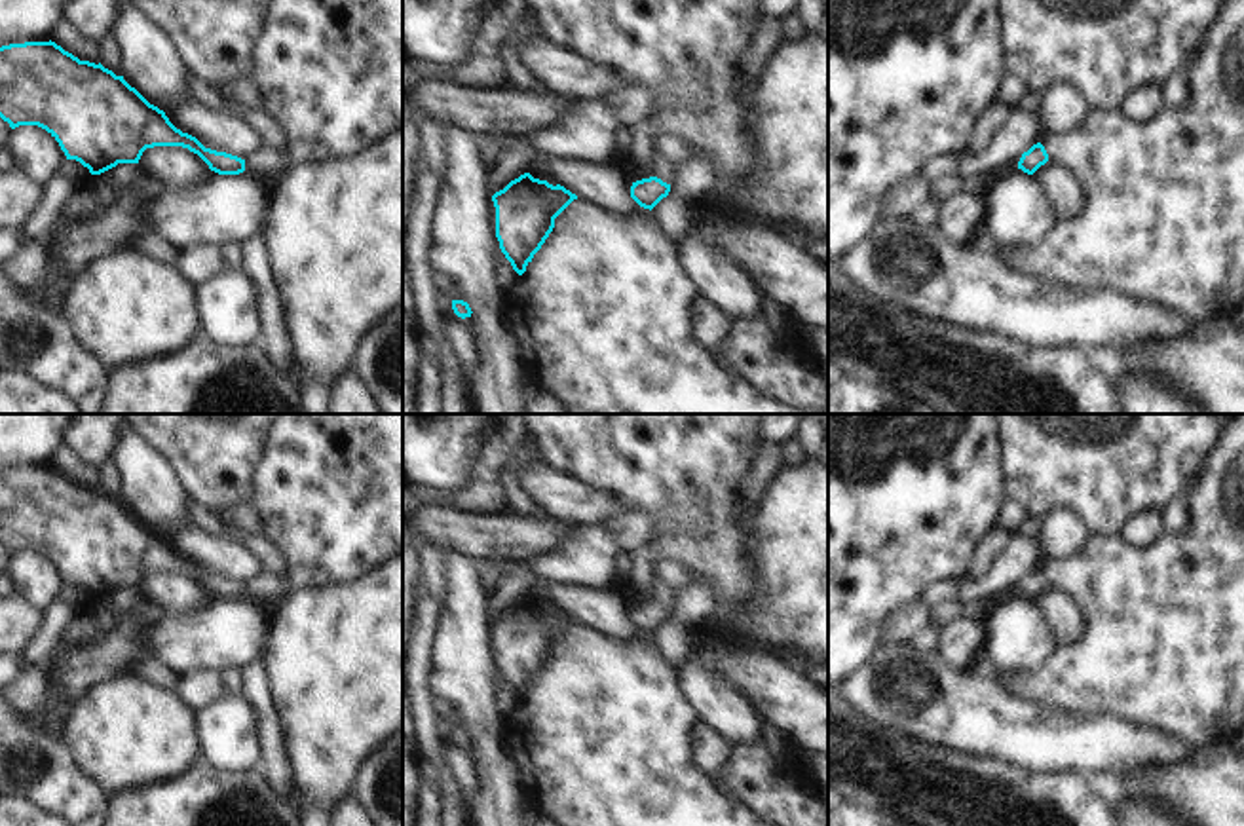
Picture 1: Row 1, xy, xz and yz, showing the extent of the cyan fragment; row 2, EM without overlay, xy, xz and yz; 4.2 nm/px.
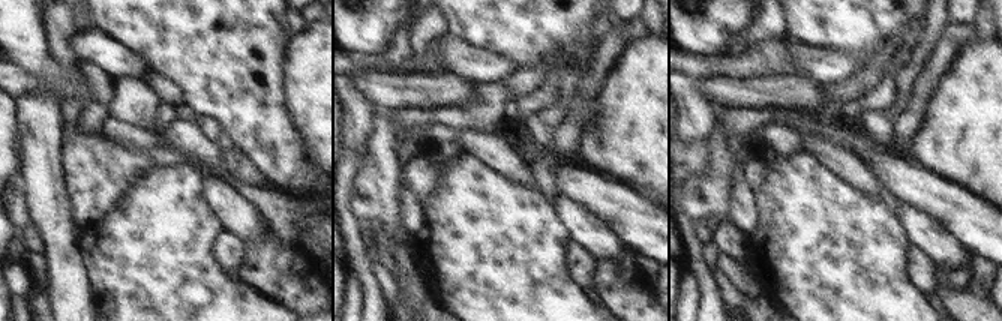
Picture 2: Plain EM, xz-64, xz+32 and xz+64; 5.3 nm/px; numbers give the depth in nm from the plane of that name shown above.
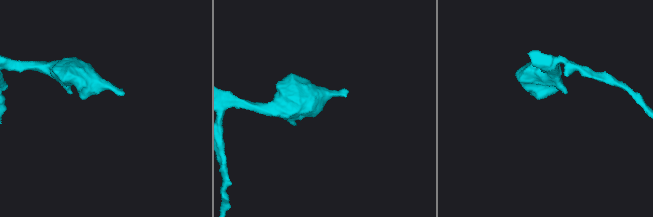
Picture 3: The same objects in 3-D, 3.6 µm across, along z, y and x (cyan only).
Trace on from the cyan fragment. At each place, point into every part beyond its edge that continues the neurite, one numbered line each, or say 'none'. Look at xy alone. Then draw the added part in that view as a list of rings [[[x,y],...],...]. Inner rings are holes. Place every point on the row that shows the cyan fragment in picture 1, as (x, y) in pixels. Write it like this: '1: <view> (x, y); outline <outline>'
none

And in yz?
none

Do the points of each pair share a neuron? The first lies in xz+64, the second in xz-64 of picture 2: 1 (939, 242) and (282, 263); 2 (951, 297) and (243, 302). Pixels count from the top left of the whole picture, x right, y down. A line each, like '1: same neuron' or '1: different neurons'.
1: different neurons
2: different neurons

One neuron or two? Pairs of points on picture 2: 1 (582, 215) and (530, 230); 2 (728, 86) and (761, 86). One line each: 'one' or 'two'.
1: two
2: one

